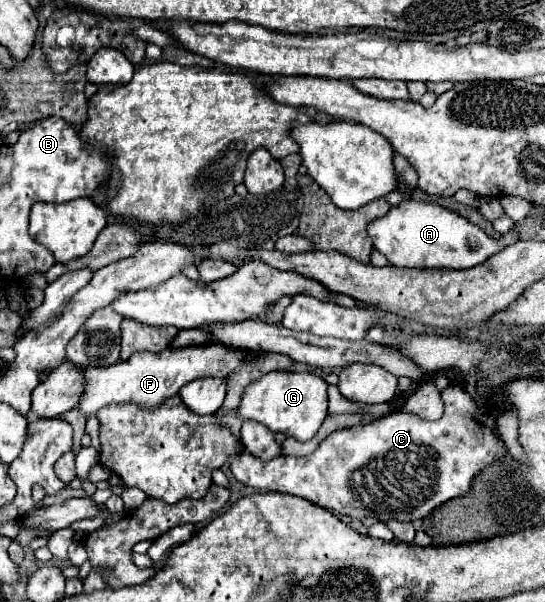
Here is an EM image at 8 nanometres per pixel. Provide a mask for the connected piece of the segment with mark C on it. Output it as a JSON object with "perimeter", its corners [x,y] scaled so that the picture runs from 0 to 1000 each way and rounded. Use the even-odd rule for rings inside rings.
{"perimeter":[[[846,640],[817,643],[809,650],[809,663],[817,673],[817,686],[802,699],[783,699],[747,683],[721,683],[673,706],[651,706],[640,713],[611,716],[604,726],[596,726],[585,736],[582,749],[563,759],[512,756],[494,766],[479,766],[468,756],[450,752],[424,766],[424,782],[446,806],[457,806],[464,812],[545,822],[593,846],[615,846],[629,855],[644,855],[655,862],[666,859],[692,859],[699,865],[776,862],[794,846],[802,846],[806,836],[820,836],[820,829],[839,829],[857,822],[868,792],[894,772],[905,772],[905,766],[923,762],[923,756],[930,752],[912,706],[916,679],[872,669],[872,663]]]}

